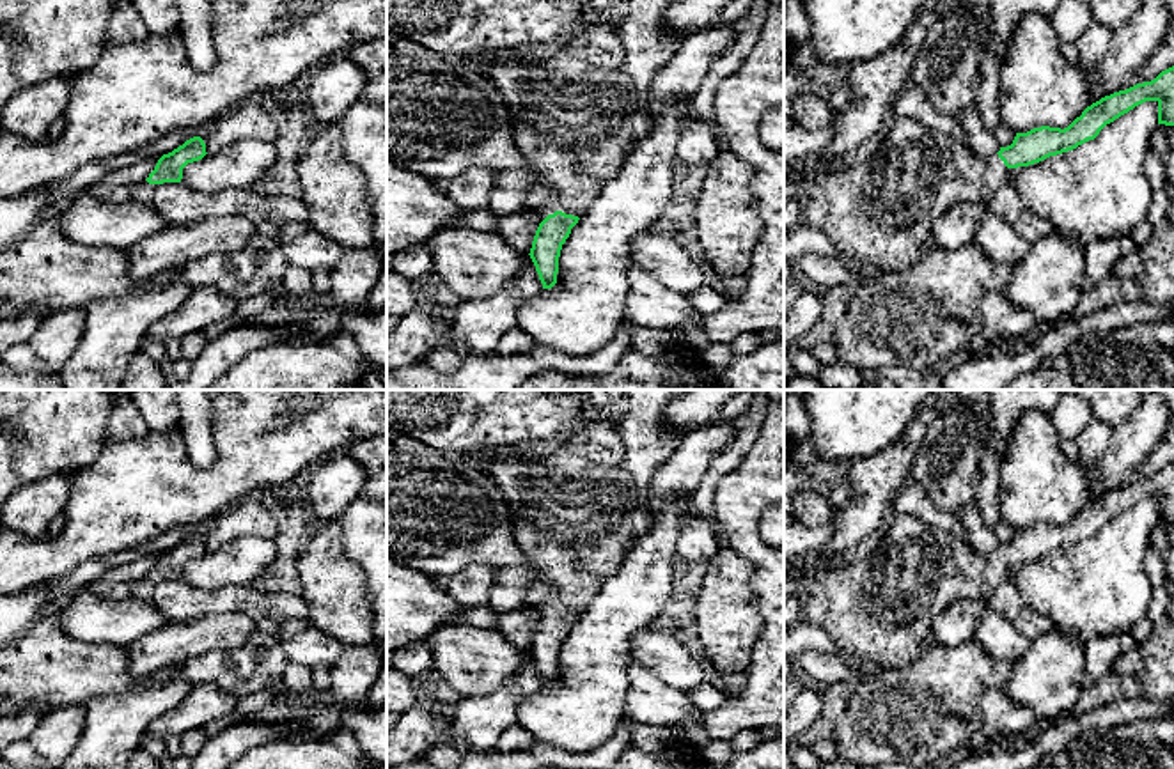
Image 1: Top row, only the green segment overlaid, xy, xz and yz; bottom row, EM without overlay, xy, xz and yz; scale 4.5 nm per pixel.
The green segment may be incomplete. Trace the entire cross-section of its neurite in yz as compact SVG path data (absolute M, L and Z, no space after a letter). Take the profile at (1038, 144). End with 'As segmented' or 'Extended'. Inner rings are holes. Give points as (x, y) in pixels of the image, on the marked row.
M1174 66L1151 82L1101 97L1064 129L1041 126L1016 133L1013 144L993 156L967 151L942 131L912 117L894 115L890 131L873 158L846 167L826 167L805 186L802 223L821 230L839 253L873 264L881 273L908 269L929 253L931 227L952 204L981 200L988 206L995 191L1007 183L1011 168L1073 151L1146 101L1158 103L1158 124L1174 126Z. Extended

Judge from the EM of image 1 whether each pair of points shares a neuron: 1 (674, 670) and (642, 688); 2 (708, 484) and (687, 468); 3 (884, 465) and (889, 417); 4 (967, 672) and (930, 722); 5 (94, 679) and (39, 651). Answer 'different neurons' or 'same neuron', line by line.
1: different neurons
2: different neurons
3: different neurons
4: same neuron
5: same neuron

